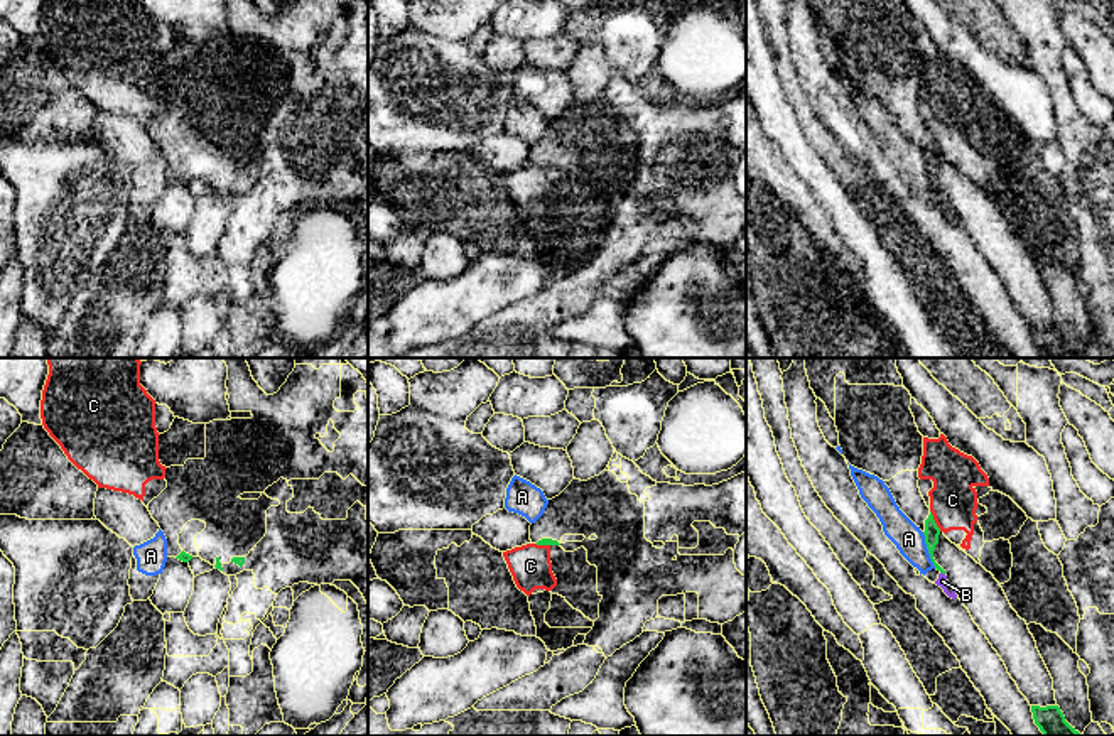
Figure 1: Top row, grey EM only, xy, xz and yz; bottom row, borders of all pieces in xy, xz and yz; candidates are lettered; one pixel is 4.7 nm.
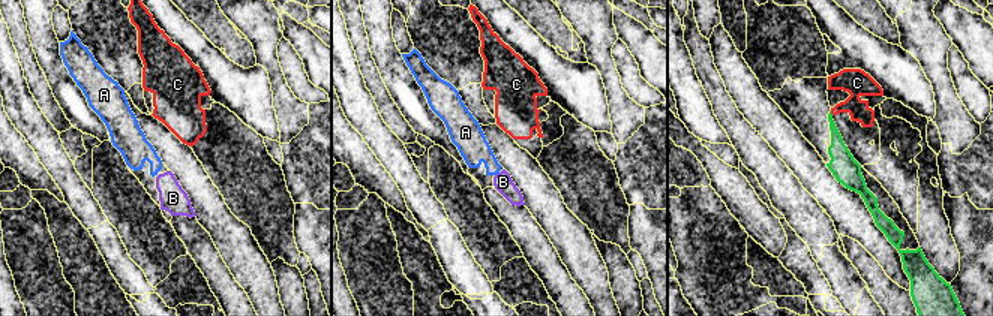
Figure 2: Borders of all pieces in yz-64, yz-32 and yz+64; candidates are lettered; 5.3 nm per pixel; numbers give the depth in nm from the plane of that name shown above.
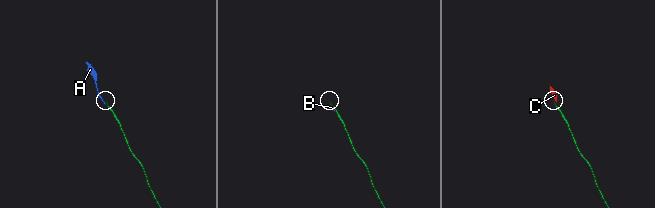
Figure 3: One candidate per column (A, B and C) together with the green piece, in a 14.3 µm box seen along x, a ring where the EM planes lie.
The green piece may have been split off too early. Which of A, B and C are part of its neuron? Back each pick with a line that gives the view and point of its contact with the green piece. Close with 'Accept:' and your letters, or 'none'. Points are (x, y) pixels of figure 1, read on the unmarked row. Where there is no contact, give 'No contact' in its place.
Accept: none

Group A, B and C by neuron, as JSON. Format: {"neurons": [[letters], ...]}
{"neurons": [["A", "B"], ["C"]]}

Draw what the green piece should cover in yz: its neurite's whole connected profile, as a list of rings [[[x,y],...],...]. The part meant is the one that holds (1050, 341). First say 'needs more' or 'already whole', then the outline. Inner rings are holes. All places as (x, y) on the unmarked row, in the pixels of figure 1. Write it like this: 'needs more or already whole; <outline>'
already whole; [[[1031,327],[1031,334],[1043,358],[1084,358],[1065,343],[1058,327]]]

